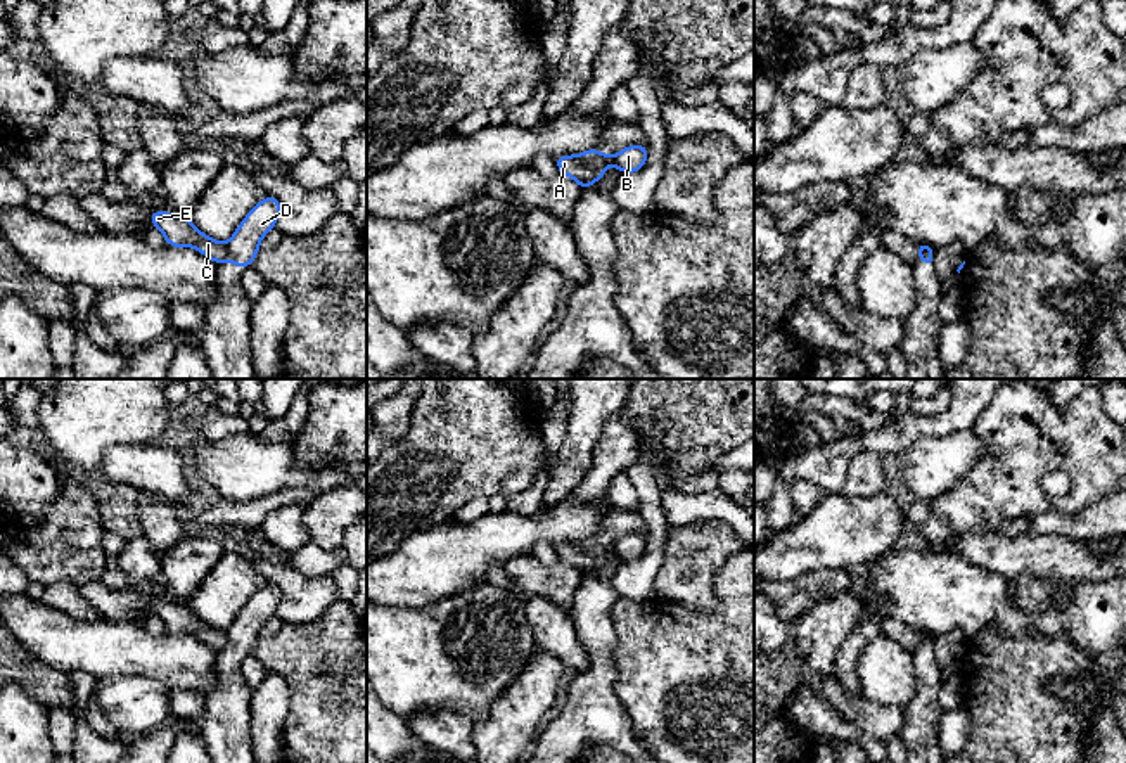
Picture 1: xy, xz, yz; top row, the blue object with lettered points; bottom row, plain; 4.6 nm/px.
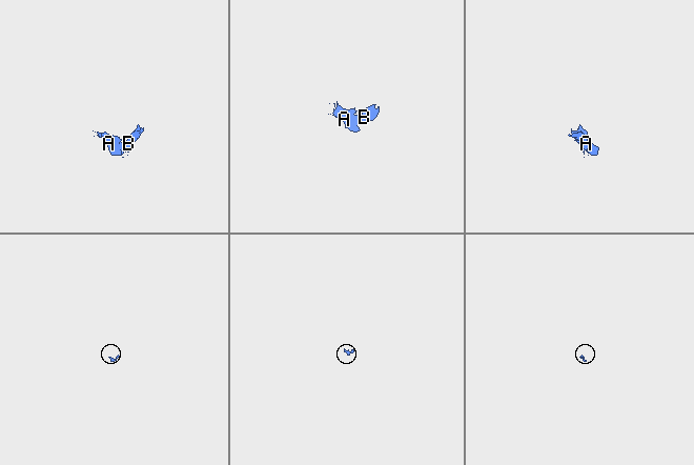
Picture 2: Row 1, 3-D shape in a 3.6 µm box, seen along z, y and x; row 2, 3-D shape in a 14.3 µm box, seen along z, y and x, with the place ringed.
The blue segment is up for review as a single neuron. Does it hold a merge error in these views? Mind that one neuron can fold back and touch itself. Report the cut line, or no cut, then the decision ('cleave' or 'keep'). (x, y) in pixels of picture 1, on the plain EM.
xy (225, 630), (227, 646) | cleave

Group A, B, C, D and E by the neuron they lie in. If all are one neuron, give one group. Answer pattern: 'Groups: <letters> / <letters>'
Groups: A C E / B D

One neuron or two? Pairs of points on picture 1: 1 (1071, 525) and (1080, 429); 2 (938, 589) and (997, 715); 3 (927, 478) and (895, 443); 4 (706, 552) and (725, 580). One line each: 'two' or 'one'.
1: two
2: two
3: two
4: two

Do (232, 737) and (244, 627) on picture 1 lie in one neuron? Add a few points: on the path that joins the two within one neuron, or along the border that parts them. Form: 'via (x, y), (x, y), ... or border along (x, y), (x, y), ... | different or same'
via (230, 710), (232, 654) | same

